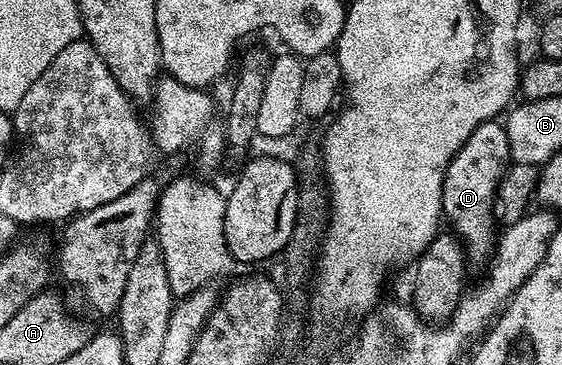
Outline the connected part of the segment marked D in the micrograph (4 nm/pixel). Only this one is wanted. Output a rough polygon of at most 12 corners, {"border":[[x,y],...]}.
{"border":[[484,121],[445,172],[441,212],[470,258],[495,248],[493,200],[511,164]]}

